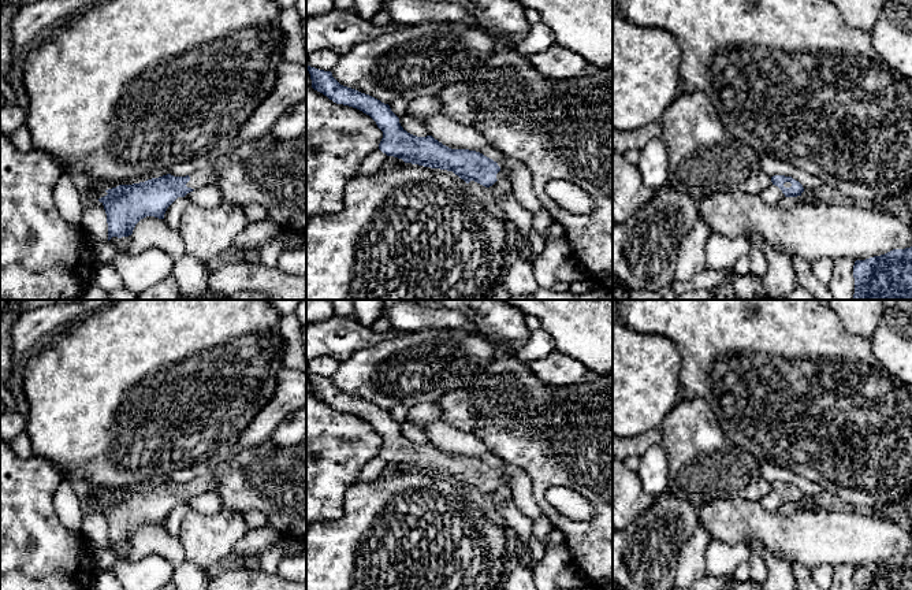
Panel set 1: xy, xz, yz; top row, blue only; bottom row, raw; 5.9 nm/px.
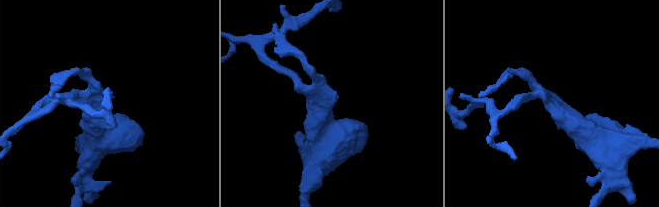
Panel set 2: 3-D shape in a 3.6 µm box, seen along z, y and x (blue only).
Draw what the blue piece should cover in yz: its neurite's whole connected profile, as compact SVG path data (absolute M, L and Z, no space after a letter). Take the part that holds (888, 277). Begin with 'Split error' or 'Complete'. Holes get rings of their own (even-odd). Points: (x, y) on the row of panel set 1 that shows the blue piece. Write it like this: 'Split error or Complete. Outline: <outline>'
Complete. Outline: M912 246L856 260L853 300L912 300Z

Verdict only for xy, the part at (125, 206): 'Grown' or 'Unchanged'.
Grown

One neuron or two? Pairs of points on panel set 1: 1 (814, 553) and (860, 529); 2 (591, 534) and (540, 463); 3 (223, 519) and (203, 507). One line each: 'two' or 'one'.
1: one
2: one
3: two

